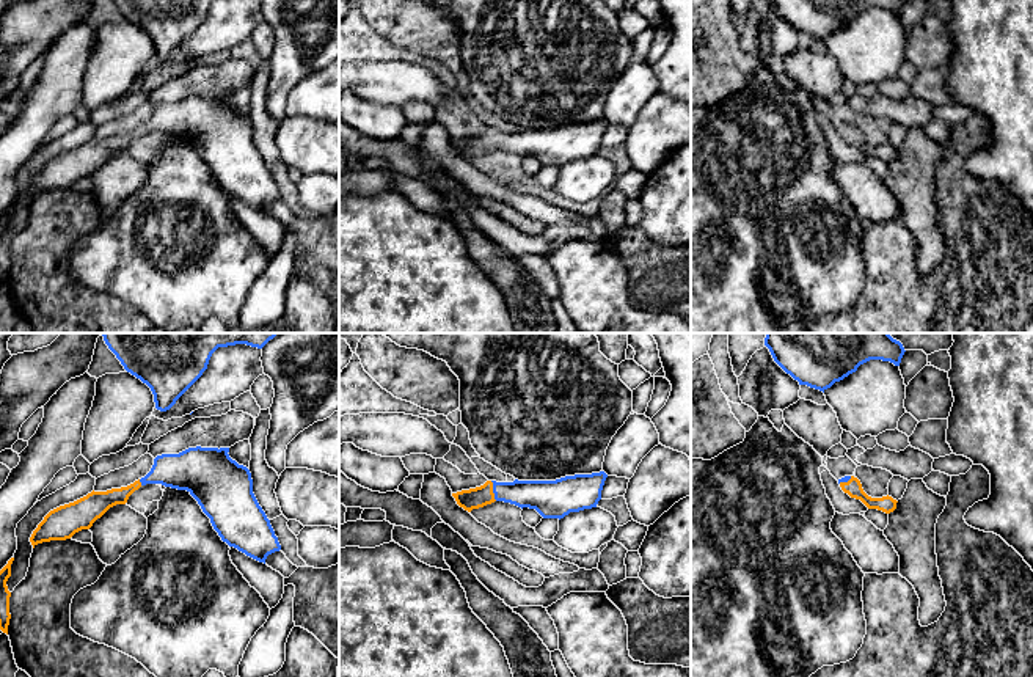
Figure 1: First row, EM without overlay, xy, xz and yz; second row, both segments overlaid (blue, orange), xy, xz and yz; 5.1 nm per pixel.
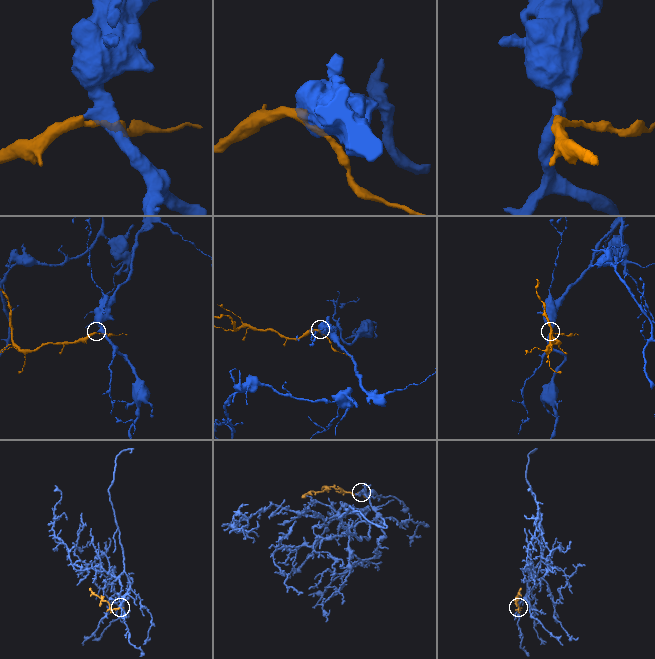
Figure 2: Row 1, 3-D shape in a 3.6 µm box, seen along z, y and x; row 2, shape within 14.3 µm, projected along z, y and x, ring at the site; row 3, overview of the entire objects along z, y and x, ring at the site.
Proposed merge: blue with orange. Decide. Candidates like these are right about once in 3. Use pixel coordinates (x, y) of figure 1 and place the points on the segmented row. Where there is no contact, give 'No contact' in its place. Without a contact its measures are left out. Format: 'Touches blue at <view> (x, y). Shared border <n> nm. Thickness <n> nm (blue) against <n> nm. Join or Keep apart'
Touches blue at xz (493, 490). Shared border 110 nm. Thickness 160 nm (blue) against 110 nm. Join

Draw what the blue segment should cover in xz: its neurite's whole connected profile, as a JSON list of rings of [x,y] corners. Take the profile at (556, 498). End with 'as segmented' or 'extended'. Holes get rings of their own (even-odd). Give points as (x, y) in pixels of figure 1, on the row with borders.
[[[608,474],[565,476],[556,481],[487,481],[484,485],[452,493],[465,510],[504,501],[518,507],[535,509],[543,518],[564,518],[570,512],[597,507]]] | extended

